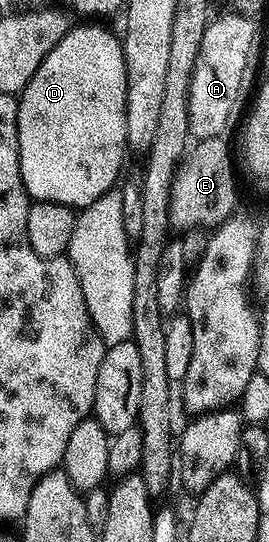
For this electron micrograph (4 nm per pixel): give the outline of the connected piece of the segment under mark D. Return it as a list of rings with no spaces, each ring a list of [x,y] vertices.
[[[101,23],[81,24],[85,25],[79,26],[78,29],[77,26],[70,28],[65,38],[45,56],[43,63],[35,71],[35,75],[21,90],[17,101],[17,154],[21,168],[21,182],[25,185],[25,192],[34,202],[49,201],[52,205],[68,206],[73,211],[85,209],[118,184],[122,176],[121,164],[125,161],[125,149],[127,150],[127,67],[123,59],[121,37],[113,34],[109,29],[104,29],[101,26],[104,24]]]

